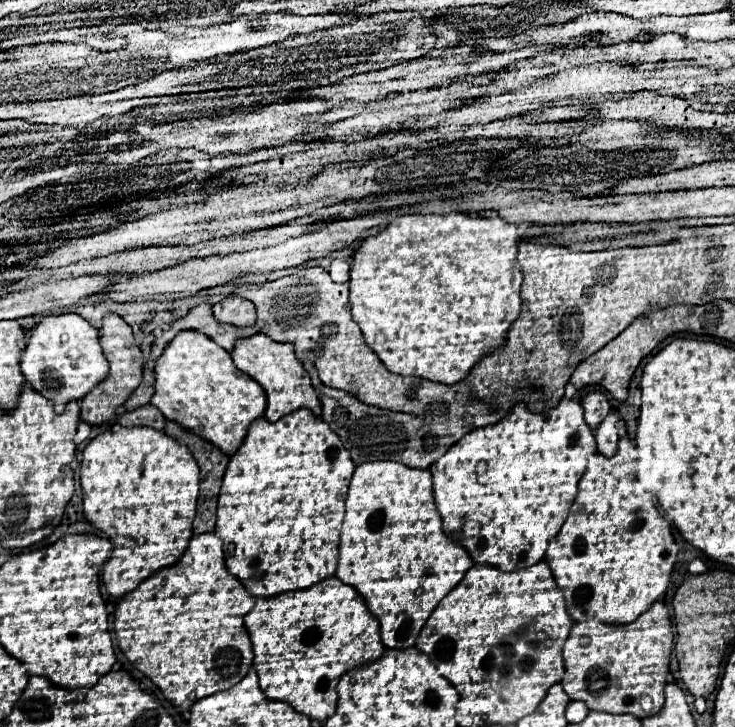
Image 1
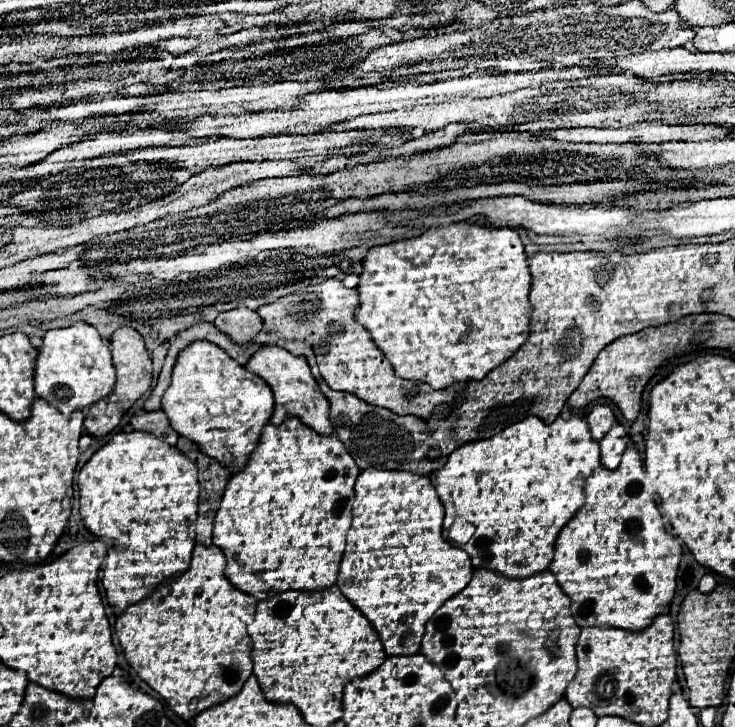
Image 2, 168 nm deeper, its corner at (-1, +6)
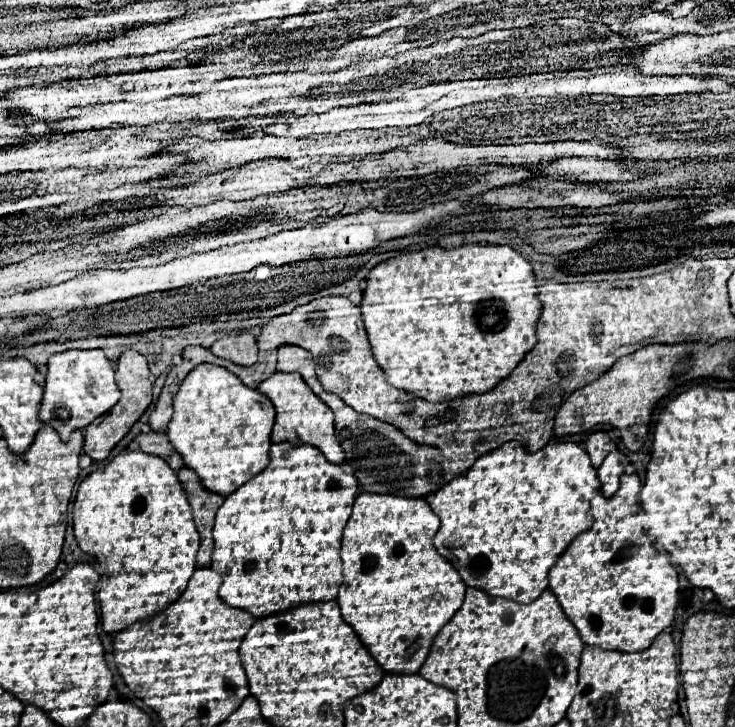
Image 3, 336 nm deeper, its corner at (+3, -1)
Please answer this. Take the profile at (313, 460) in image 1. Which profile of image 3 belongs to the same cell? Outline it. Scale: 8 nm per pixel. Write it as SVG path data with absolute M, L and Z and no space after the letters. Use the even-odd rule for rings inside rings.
M273 444L271 446L271 462L269 466L255 478L251 478L247 484L243 484L241 488L237 488L233 494L229 494L223 502L223 506L219 508L217 516L215 516L215 526L213 526L213 540L215 540L215 548L213 548L213 562L217 564L217 570L223 576L223 584L219 588L219 596L225 604L233 606L233 608L241 608L247 610L249 614L253 614L255 618L259 616L271 616L277 612L285 612L289 608L297 608L301 604L309 604L309 602L329 602L337 598L339 586L343 582L343 572L341 572L341 536L343 536L343 528L351 516L351 508L355 502L355 496L359 494L359 482L355 480L355 476L347 474L343 470L343 466L339 464L331 464L325 460L325 456L315 448L315 446L291 446L291 444Z

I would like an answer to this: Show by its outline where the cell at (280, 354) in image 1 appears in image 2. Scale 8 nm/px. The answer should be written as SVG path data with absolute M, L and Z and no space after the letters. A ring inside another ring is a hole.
M263 345L257 353L251 355L251 359L245 365L247 371L259 375L273 391L275 395L275 411L271 417L273 425L281 425L287 417L299 417L305 425L315 429L321 435L333 433L331 421L329 421L329 401L323 397L323 393L317 387L317 381L311 375L311 369L305 361L305 357L291 355L287 349L277 345Z

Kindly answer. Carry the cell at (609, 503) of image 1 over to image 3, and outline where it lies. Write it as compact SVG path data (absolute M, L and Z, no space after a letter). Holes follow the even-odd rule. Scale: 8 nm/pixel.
M623 474L613 498L597 492L591 500L593 528L581 532L549 572L551 592L587 646L641 652L675 622L678 576L683 570L673 556L655 550L655 542L649 538L640 516L644 515L640 492L637 474Z

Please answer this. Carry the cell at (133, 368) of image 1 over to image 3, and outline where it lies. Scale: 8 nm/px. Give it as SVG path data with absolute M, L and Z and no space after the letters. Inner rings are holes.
M127 348L119 362L117 362L117 372L115 372L115 378L117 378L117 386L121 390L121 400L115 408L111 408L111 412L99 416L99 420L93 420L87 430L85 430L85 454L89 458L93 458L95 462L103 462L111 450L119 444L119 440L133 428L133 424L143 416L143 412L149 408L149 404L153 402L153 378L151 378L151 372L149 372L149 364L147 364L147 358L139 352L135 352L133 348Z

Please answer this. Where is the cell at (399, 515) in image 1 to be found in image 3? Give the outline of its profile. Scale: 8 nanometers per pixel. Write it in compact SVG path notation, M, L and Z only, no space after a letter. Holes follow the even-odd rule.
M359 494L353 504L353 514L345 526L341 540L343 584L337 604L343 620L359 634L369 654L389 674L417 674L431 644L443 624L461 608L467 586L449 560L439 556L433 546L433 536L439 530L439 516L431 510L425 498L399 498L391 494Z

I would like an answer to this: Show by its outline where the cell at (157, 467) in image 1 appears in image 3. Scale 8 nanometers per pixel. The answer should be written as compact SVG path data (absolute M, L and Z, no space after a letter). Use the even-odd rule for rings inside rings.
M123 450L103 470L87 476L73 504L73 532L79 548L99 562L99 604L103 632L117 634L135 622L151 620L159 610L173 604L193 576L199 550L199 532L195 528L187 494L169 468L169 464L145 452Z

